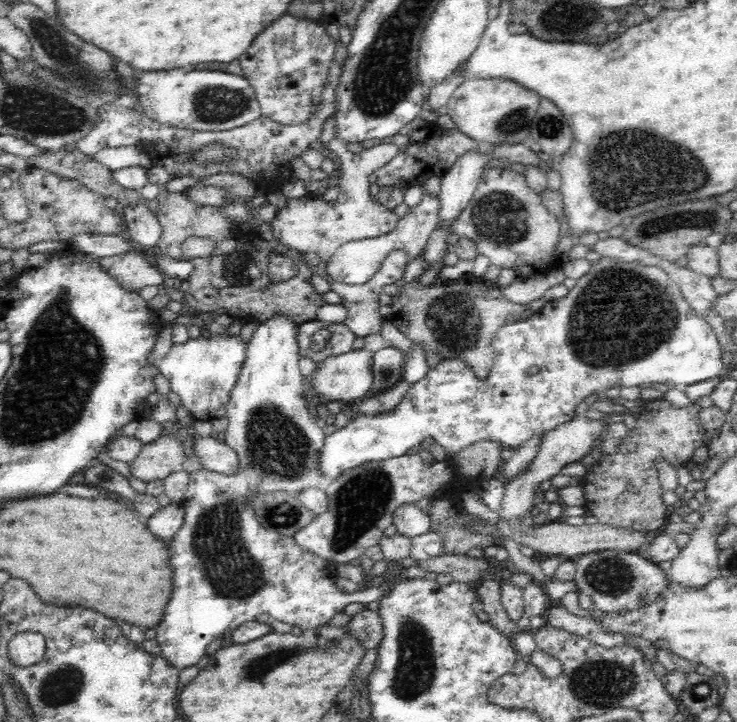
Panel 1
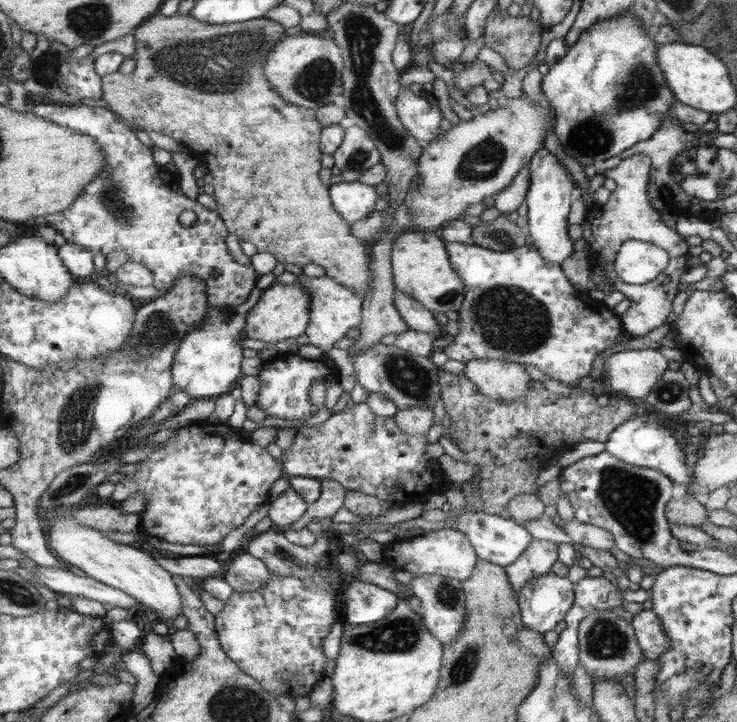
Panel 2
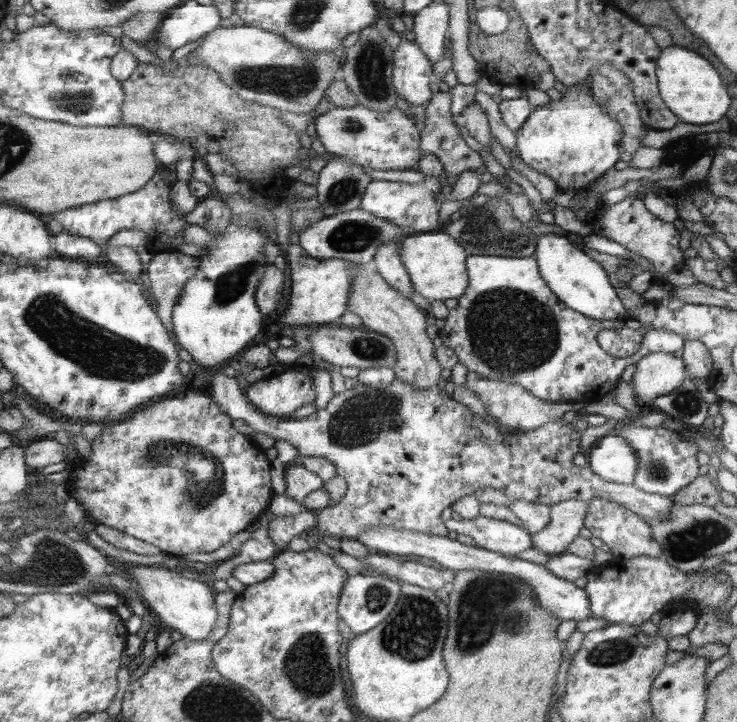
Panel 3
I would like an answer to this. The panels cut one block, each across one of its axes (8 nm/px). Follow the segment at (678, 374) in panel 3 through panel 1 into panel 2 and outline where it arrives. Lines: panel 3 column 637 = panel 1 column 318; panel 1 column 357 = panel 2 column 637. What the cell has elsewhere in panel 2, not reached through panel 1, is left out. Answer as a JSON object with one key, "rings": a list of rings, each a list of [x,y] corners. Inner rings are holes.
{"rings":[[[655,348],[619,350],[605,364],[609,384],[643,406],[645,398],[655,390],[657,382],[663,380],[665,370],[669,368],[665,356]]]}

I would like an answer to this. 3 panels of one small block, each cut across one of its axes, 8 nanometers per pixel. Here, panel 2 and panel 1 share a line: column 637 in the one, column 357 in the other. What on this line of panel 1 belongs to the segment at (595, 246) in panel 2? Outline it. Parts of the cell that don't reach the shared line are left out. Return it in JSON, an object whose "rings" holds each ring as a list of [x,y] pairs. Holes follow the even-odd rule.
{"rings":[[[328,118],[328,122],[324,124],[324,132],[322,138],[324,146],[330,152],[336,152],[342,164],[342,170],[338,172],[340,178],[340,196],[334,202],[326,202],[318,196],[306,196],[302,200],[288,200],[286,208],[282,208],[280,212],[276,212],[276,218],[272,220],[272,228],[274,228],[274,238],[278,242],[282,242],[284,246],[288,246],[290,250],[296,250],[300,254],[318,254],[320,256],[320,264],[316,268],[316,274],[320,274],[322,278],[328,280],[328,284],[332,286],[332,292],[340,294],[342,304],[346,306],[348,314],[344,324],[356,334],[356,336],[368,336],[368,334],[376,334],[380,332],[384,318],[380,316],[380,294],[382,294],[382,286],[386,284],[398,284],[400,278],[406,272],[406,264],[412,262],[408,252],[402,250],[392,250],[380,264],[378,272],[374,274],[374,278],[366,284],[344,284],[334,280],[330,274],[326,274],[328,262],[334,256],[334,252],[348,242],[358,242],[358,240],[370,240],[370,238],[382,238],[390,232],[394,232],[398,228],[400,218],[394,214],[394,210],[388,210],[380,200],[372,200],[370,198],[370,174],[378,168],[382,168],[384,164],[392,162],[398,156],[398,146],[388,144],[388,142],[376,142],[374,148],[354,154],[348,150],[348,144],[340,142],[334,134],[334,122],[332,118]]]}

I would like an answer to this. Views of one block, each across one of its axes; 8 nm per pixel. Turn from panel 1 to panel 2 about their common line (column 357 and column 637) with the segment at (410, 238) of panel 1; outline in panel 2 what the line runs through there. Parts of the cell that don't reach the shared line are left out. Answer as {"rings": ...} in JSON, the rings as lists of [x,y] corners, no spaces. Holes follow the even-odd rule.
{"rings":[[[625,242],[617,256],[617,274],[629,284],[655,282],[667,268],[669,254],[665,248],[647,242]]]}

